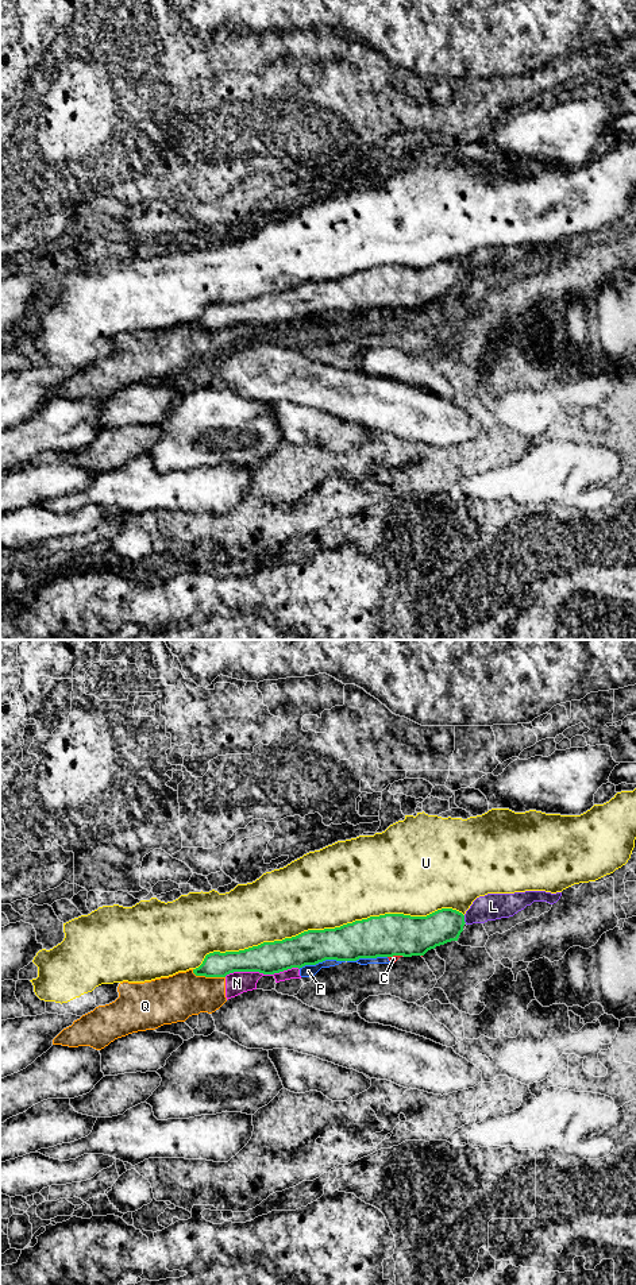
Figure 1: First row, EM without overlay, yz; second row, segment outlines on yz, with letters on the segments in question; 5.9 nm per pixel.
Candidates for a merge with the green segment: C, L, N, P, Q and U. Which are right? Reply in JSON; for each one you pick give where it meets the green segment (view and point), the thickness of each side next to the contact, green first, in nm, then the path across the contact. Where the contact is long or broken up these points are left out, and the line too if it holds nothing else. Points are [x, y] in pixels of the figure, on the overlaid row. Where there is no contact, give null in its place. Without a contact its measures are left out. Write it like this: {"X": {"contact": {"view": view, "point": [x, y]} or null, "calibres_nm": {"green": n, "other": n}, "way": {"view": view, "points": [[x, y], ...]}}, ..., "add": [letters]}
{"L": {"contact": {"view": "yz", "point": [463, 919]}, "calibres_nm": {"green": 200, "other": 160}, "way": {"view": "yz", "points": [[424, 933], [453, 921], [463, 919], [493, 906]]}}, "add": ["L"]}

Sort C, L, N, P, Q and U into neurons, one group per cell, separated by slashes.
C N P Q / L / U

